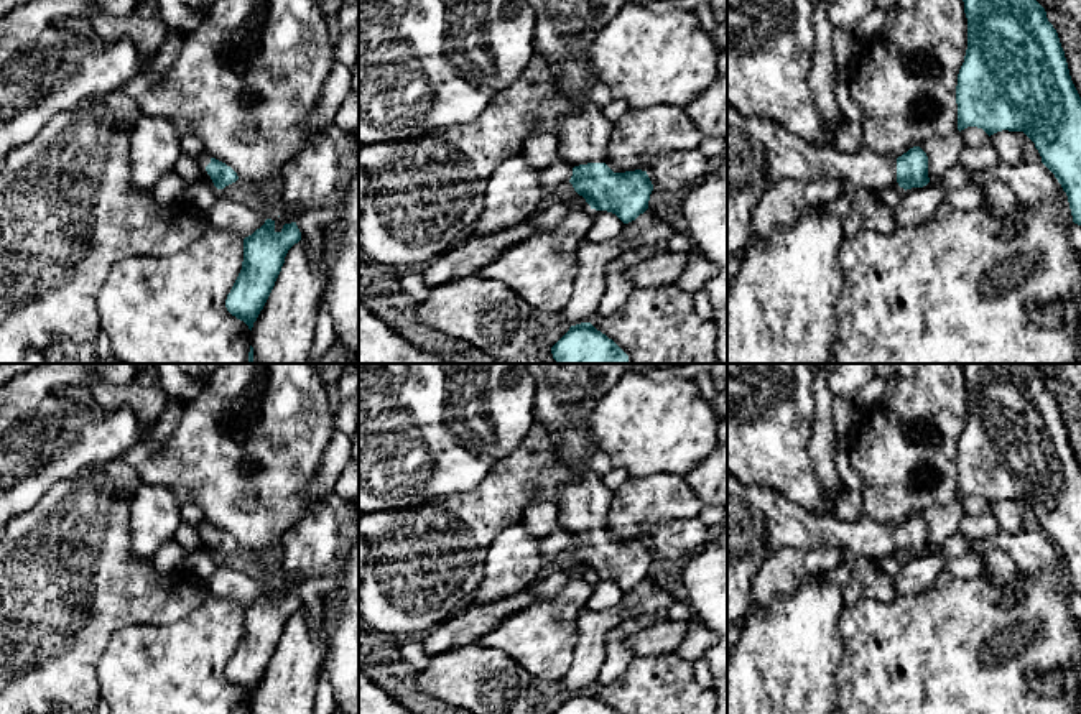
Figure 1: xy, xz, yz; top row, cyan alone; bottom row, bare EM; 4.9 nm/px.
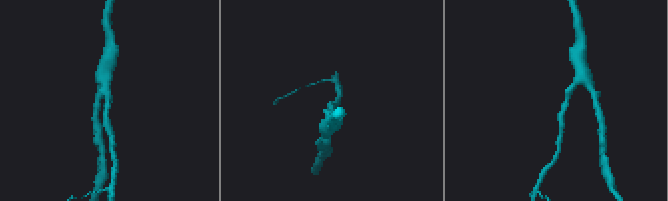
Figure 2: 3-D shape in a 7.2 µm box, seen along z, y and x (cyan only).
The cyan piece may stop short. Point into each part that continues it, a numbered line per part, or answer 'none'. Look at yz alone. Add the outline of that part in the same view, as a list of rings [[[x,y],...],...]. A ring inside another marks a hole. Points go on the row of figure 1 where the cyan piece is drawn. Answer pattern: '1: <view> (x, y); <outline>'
1: yz (760, 153); [[[727,105],[727,258],[752,239],[752,211],[782,179],[834,178],[879,191],[897,183],[897,158],[869,148],[844,153],[814,146],[767,117],[745,117]]]

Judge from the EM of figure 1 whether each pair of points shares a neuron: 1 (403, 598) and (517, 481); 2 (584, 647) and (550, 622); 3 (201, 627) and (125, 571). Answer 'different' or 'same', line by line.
1: same
2: different
3: different

